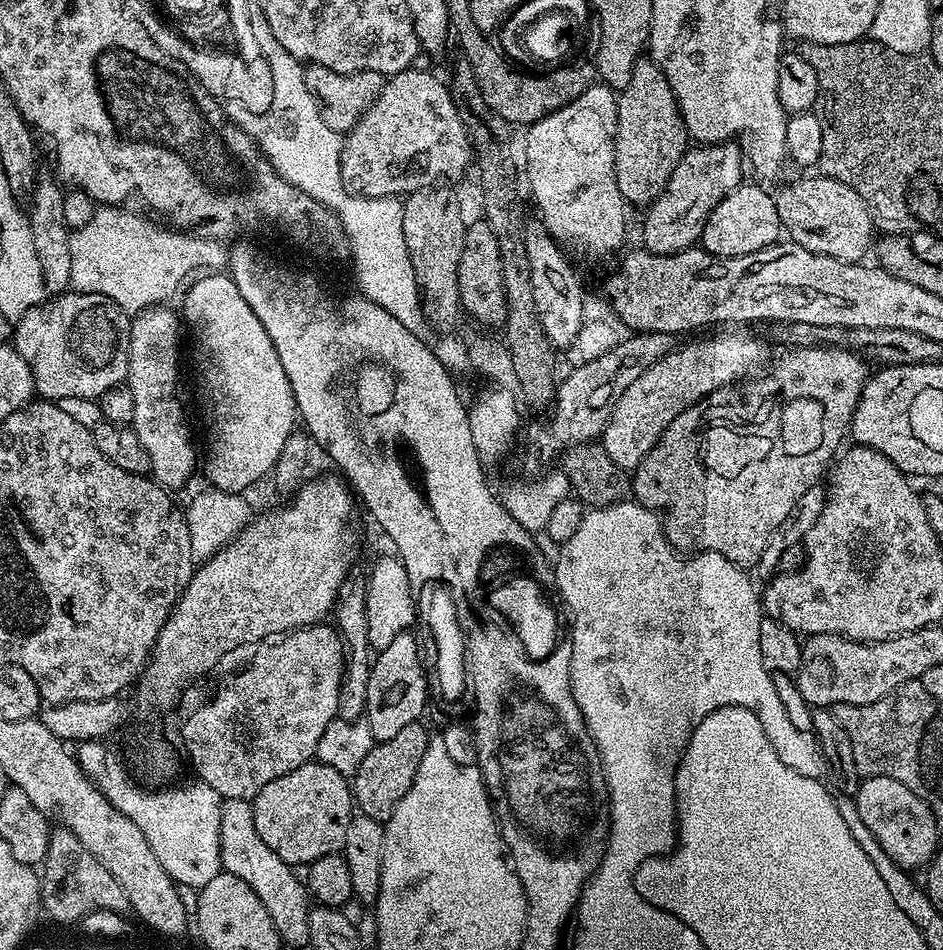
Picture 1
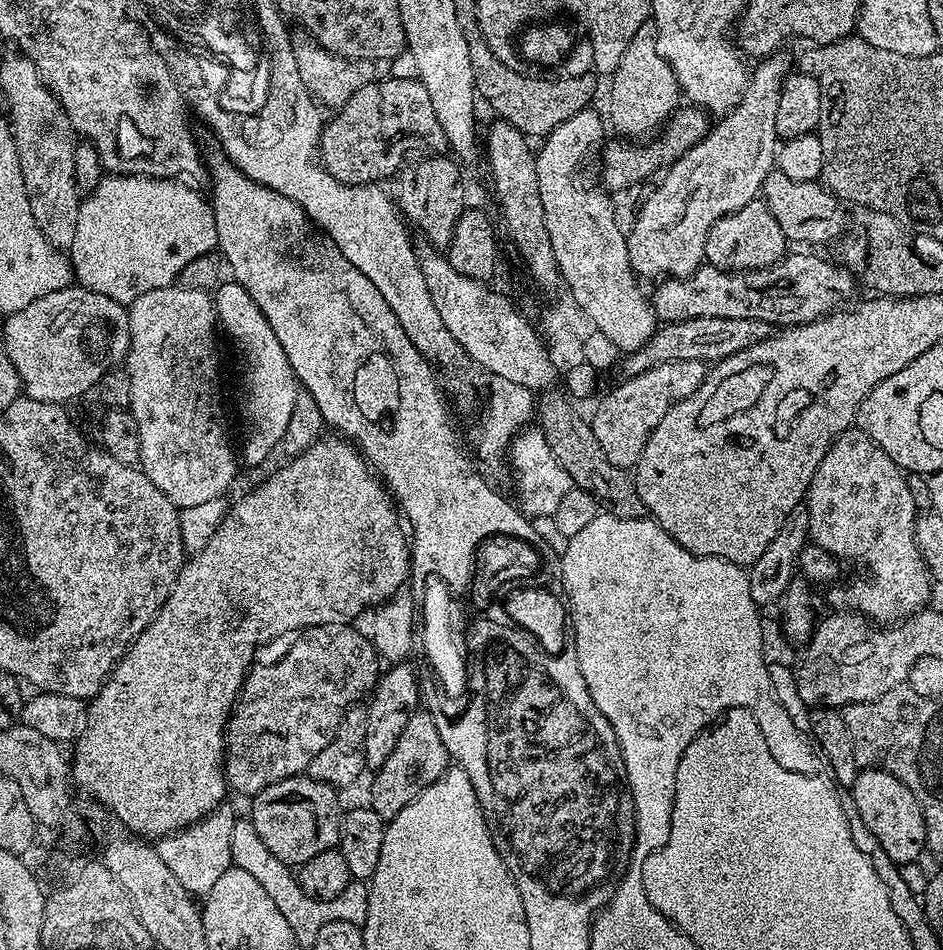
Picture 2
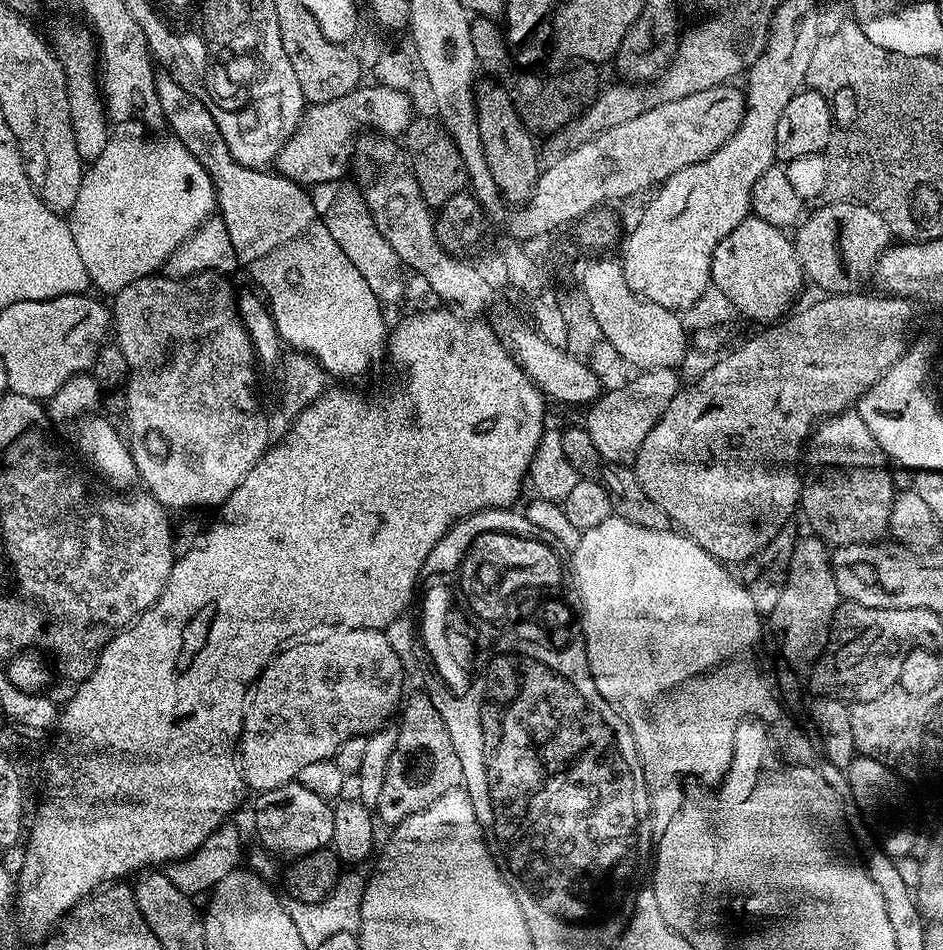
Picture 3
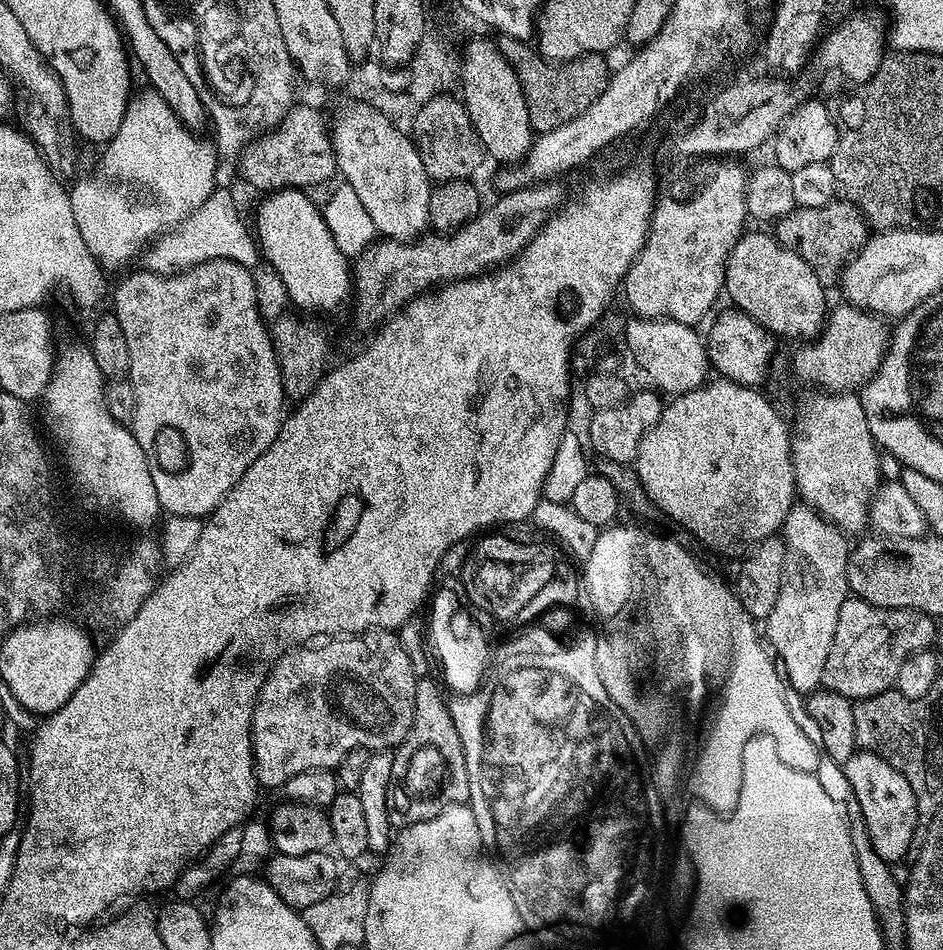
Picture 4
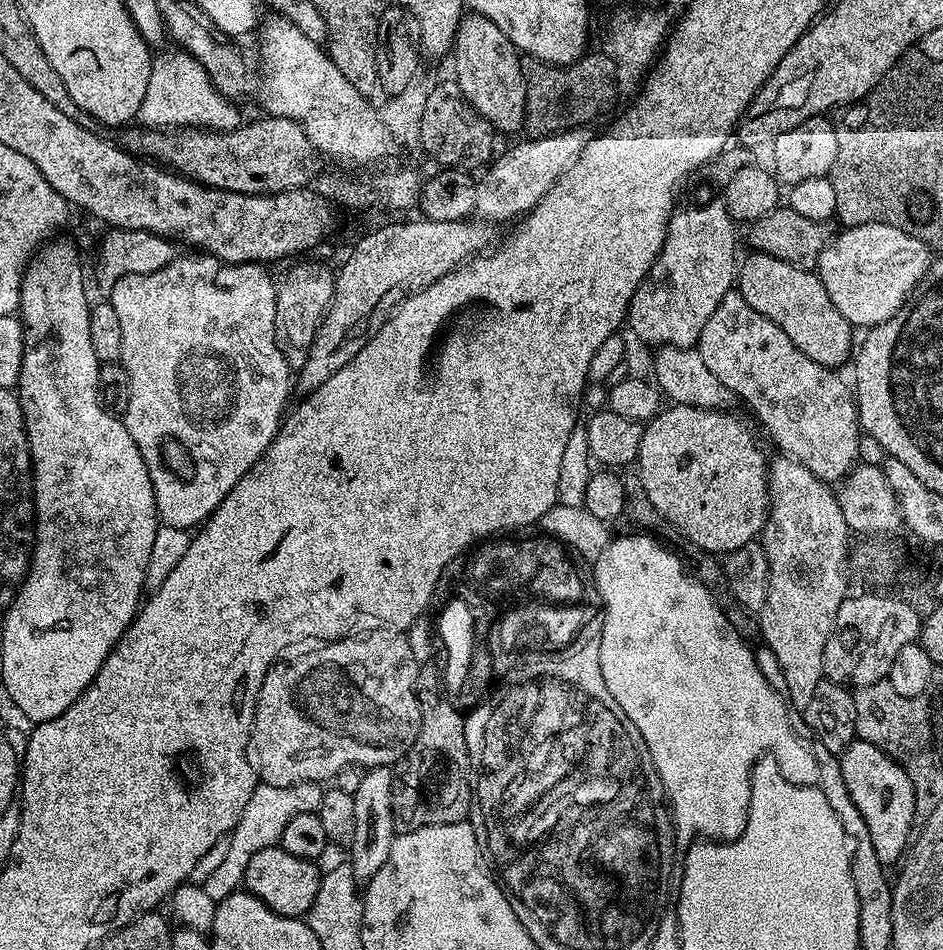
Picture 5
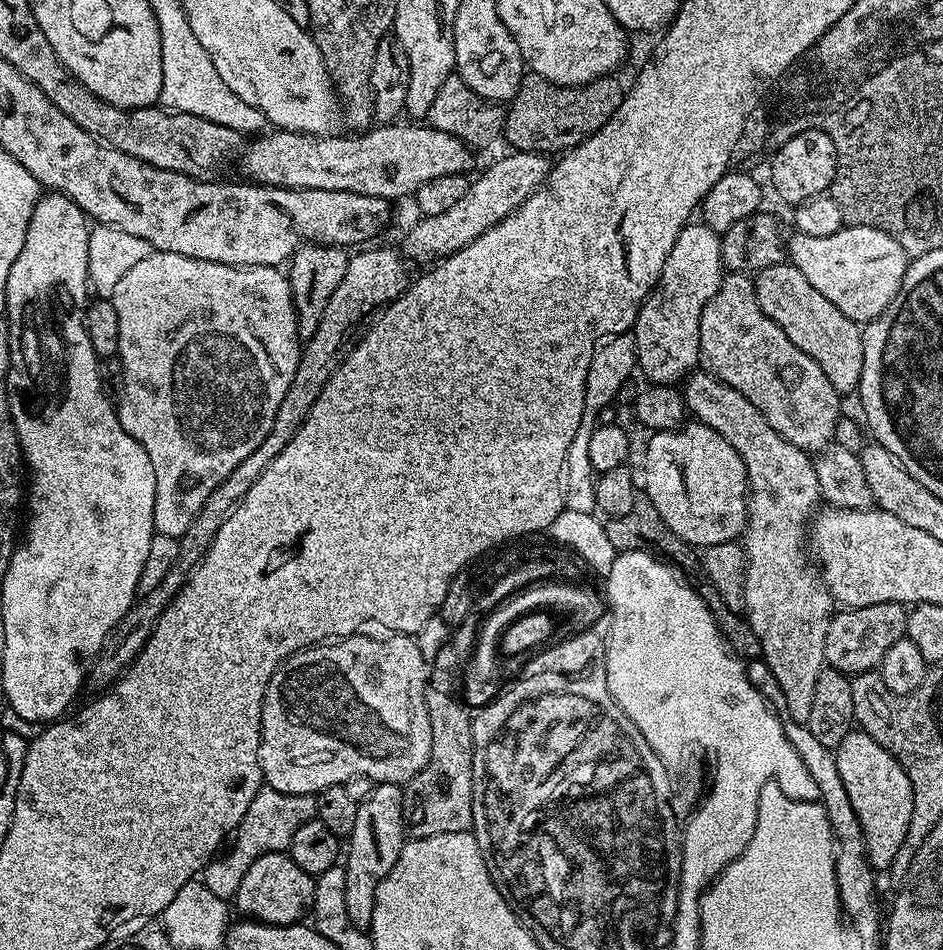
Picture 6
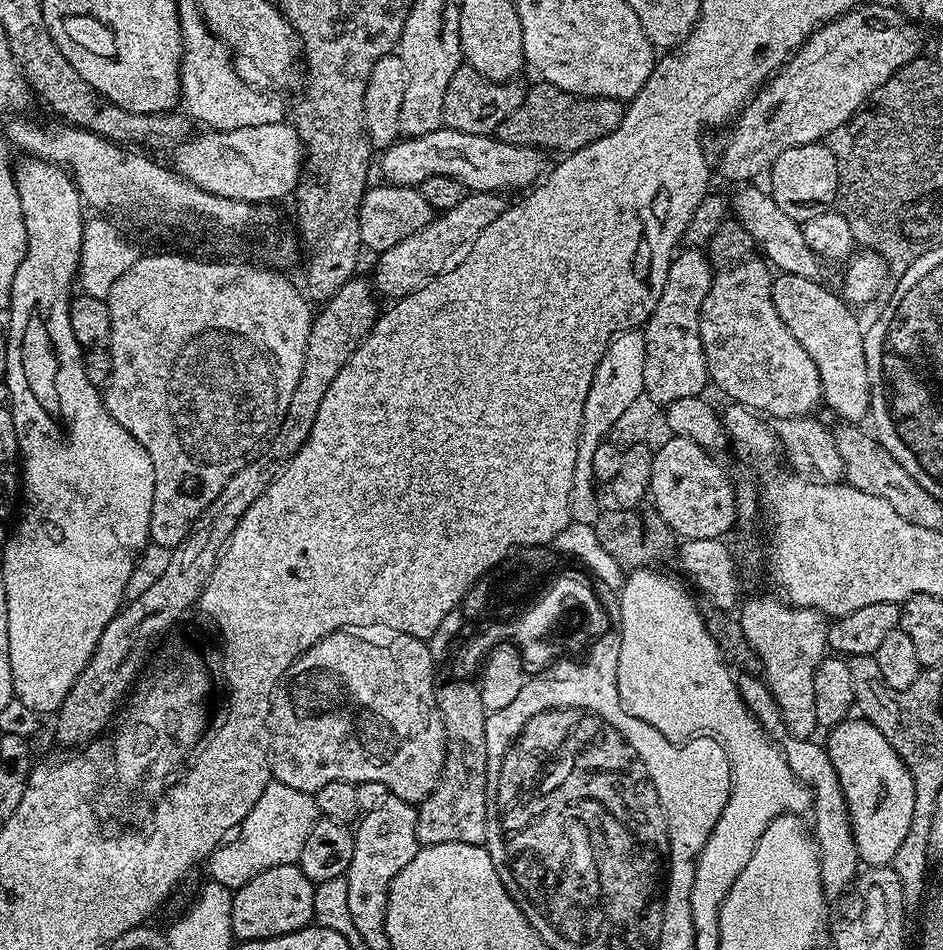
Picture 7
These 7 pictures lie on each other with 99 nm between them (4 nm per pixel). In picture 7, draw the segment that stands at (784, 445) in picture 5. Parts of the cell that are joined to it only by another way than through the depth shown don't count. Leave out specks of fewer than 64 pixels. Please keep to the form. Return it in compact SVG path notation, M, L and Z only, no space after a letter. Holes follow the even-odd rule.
M749 258L742 261L741 264L735 264L732 268L717 271L712 277L712 285L700 307L700 337L702 338L702 346L704 347L706 362L708 363L708 374L711 383L713 385L717 384L717 386L729 396L727 398L729 401L743 404L745 408L750 408L757 414L769 412L772 418L779 420L794 418L795 416L807 416L815 413L817 411L815 408L818 406L821 407L822 404L818 370L814 366L814 362L810 362L810 354L806 354L806 350L802 350L802 342L798 342L798 338L794 338L794 334L790 334L790 330L786 330L786 322L782 322L782 318L778 316L778 310L772 301L773 269L770 267L767 259L756 259L757 258Z

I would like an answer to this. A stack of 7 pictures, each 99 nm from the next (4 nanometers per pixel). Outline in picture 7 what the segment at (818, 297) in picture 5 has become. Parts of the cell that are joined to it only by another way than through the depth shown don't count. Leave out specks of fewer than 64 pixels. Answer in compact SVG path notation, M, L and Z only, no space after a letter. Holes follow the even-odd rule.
M785 272L777 275L772 282L772 301L778 310L782 322L786 322L786 330L802 342L802 350L810 354L810 362L818 370L820 379L820 395L825 405L829 404L844 422L860 422L860 419L869 415L872 406L870 394L870 374L866 370L866 350L864 349L865 329L860 328L860 320L855 316L843 295L831 292L824 284L819 284L819 279L802 278L798 274Z

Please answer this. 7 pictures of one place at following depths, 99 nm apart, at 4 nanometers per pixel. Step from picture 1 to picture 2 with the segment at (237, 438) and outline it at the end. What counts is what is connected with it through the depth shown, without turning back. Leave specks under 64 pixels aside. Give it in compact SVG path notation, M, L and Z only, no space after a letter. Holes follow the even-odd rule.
M221 283L215 289L214 303L219 327L228 331L229 338L240 347L240 356L244 359L244 385L240 388L240 416L244 419L242 460L243 463L245 460L248 464L260 464L271 452L277 451L282 434L286 434L286 426L290 426L290 414L294 410L294 402L298 402L302 395L302 389L290 366L290 358L286 358L286 350L282 350L282 342L278 342L278 334L274 334L270 322L266 322L266 314L258 310L258 302L246 294L241 284Z

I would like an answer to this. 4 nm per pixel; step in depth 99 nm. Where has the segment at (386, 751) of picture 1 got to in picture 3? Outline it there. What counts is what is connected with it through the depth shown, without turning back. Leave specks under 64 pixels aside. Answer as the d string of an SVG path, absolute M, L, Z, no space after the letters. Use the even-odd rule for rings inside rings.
M420 690L411 696L412 693L399 709L400 724L396 728L398 742L386 766L386 783L382 786L382 794L378 794L374 805L381 825L401 824L410 818L410 814L418 814L426 806L438 802L442 794L465 783L462 761L458 759L458 750L454 750L454 742L450 742L450 733L446 730L446 722L442 722L442 714L434 710L434 702L430 702L427 691Z

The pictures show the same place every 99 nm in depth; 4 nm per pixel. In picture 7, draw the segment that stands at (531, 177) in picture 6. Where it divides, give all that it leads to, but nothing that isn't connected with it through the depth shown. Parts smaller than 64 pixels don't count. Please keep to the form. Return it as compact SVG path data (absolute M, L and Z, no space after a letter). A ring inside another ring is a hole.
M468 192L448 212L439 213L422 230L410 234L410 238L402 238L398 246L390 246L390 250L379 253L376 264L376 280L374 288L381 297L389 296L395 302L428 284L436 276L448 269L456 267L470 254L478 234L498 218L506 207L505 197L498 192ZM384 295L384 296L383 296Z

